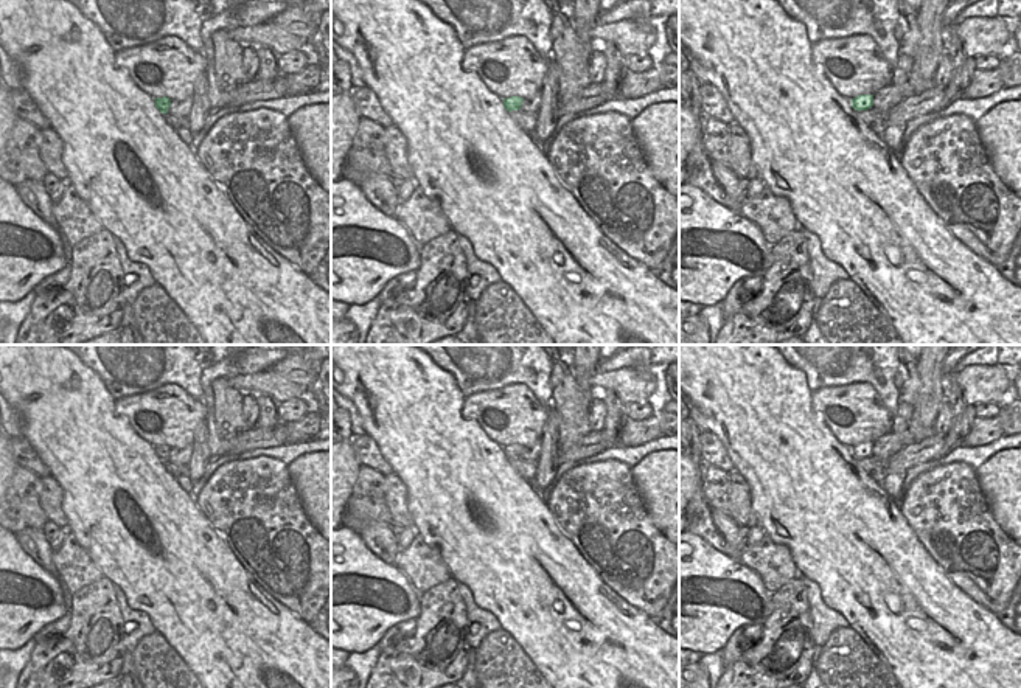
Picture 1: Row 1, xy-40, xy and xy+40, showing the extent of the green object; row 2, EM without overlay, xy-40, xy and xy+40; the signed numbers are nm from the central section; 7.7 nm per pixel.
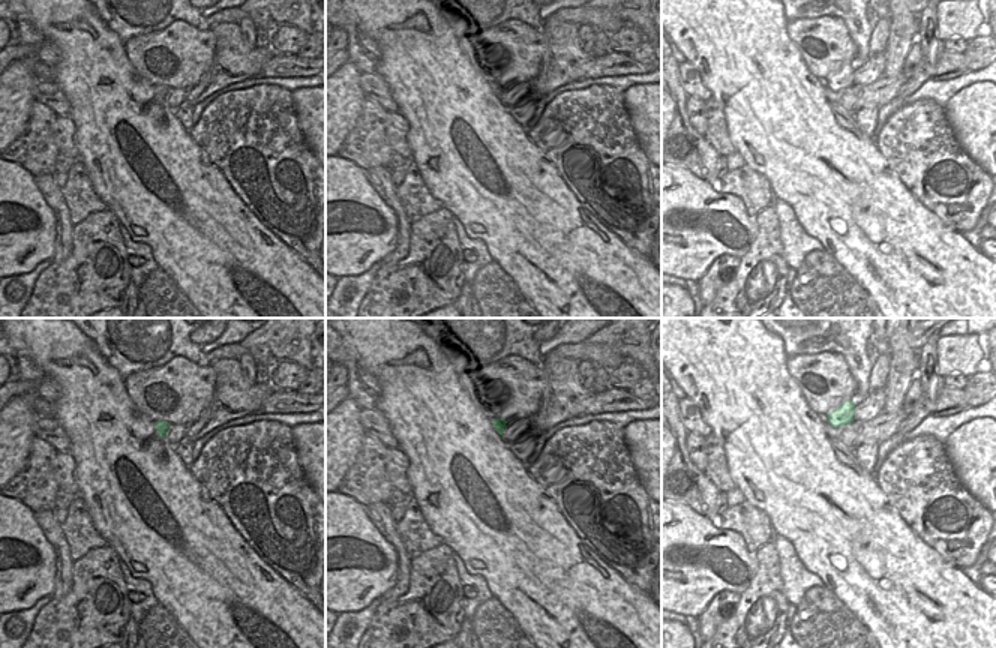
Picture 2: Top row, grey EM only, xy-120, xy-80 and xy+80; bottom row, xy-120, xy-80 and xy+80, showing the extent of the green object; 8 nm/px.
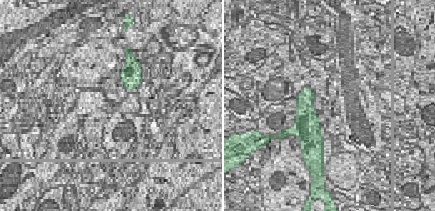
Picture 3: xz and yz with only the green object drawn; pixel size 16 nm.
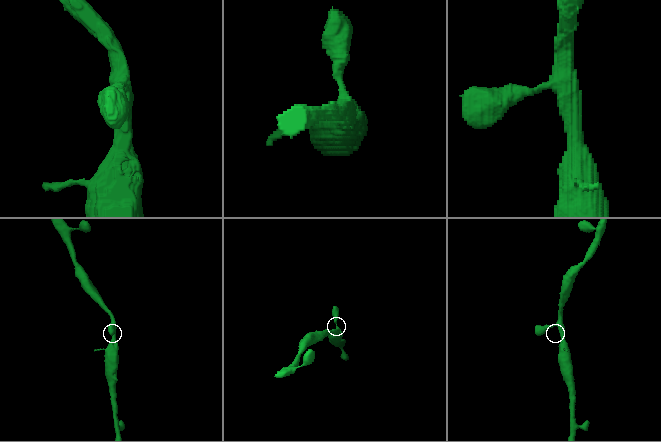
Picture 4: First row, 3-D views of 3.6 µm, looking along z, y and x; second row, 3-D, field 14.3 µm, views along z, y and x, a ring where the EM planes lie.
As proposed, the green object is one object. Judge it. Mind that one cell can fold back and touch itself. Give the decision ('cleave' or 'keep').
keep

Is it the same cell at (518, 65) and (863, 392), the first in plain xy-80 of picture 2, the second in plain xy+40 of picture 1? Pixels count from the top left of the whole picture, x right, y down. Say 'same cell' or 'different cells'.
same cell

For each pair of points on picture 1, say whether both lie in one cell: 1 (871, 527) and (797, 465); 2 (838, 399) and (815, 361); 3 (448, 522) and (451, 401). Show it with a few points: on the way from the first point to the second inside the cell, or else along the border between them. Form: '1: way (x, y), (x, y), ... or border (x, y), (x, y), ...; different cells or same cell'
1: way (852, 519), (816, 483); same cell
2: border (866, 381), (825, 385), (813, 393); different cells
3: way (448, 493), (448, 430); same cell

